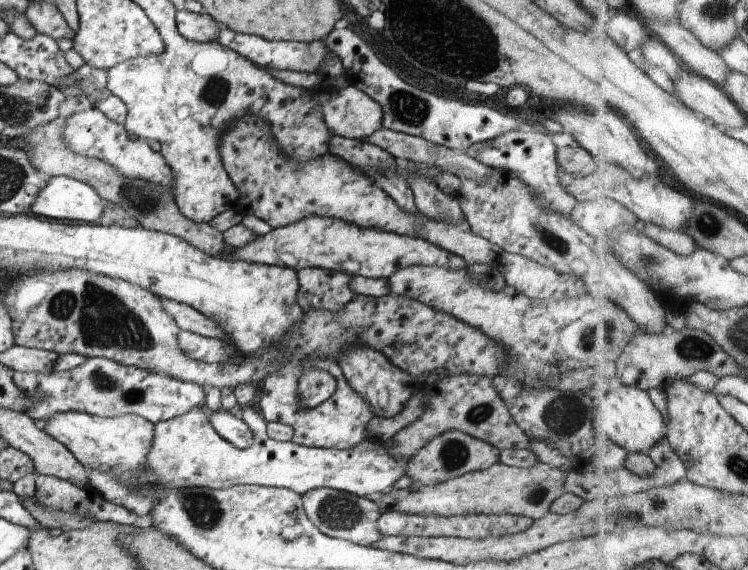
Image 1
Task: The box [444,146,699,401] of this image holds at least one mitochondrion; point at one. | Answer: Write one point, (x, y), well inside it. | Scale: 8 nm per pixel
(587, 338)

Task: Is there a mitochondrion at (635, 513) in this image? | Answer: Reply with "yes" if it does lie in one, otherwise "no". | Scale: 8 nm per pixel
yes

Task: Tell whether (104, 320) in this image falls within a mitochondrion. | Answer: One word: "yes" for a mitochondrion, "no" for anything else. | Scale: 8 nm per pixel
yes

